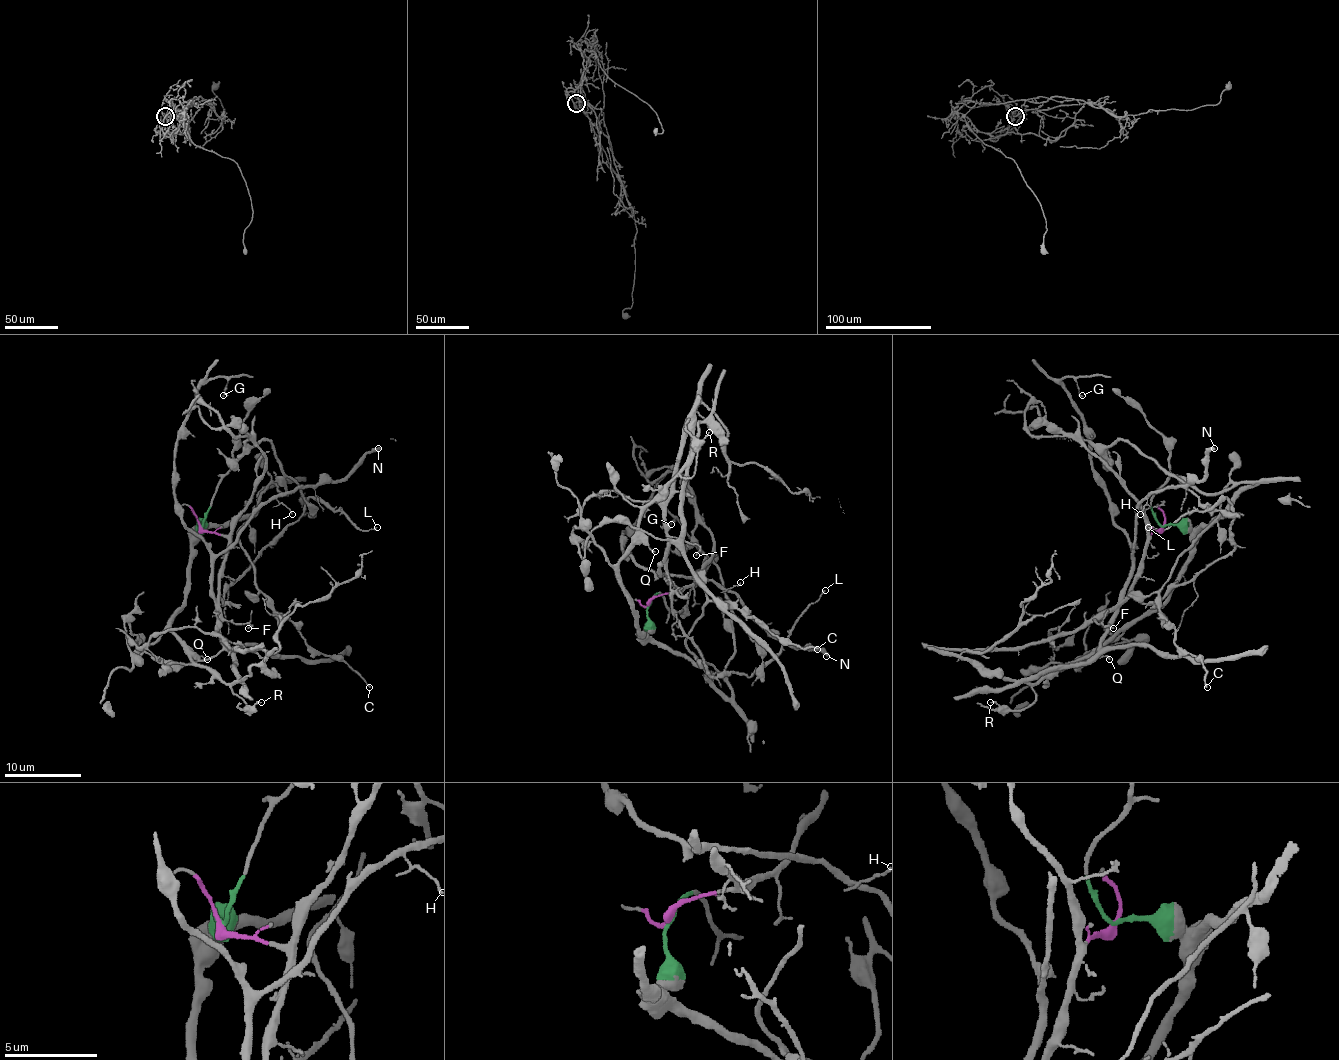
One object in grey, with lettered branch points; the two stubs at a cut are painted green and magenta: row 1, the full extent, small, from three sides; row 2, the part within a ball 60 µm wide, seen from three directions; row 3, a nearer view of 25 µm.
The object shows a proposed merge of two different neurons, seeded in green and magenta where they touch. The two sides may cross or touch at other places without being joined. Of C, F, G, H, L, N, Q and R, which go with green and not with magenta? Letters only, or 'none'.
C, Q, R

